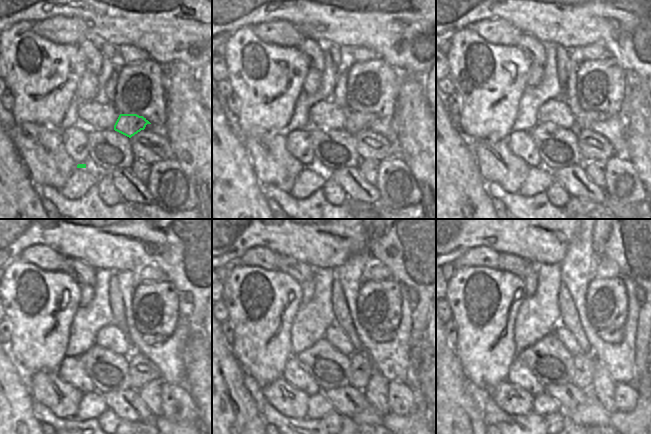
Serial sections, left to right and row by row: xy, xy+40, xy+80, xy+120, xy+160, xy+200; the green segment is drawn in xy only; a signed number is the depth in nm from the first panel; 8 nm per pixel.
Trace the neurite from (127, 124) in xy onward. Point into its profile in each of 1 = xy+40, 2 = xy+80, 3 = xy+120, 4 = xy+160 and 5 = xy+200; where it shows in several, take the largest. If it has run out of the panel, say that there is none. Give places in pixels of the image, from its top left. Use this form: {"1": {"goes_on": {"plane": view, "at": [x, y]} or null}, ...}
{"1": {"goes_on": {"plane": "xy+40", "at": [355, 122]}}, "2": {"goes_on": {"plane": "xy+80", "at": [585, 120]}}, "3": {"goes_on": {"plane": "xy+120", "at": [151, 339]}}, "4": {"goes_on": {"plane": "xy+160", "at": [381, 336]}}, "5": {"goes_on": {"plane": "xy+200", "at": [610, 335]}}}

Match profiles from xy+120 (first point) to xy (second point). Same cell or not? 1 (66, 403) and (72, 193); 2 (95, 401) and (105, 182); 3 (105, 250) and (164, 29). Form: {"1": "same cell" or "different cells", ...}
{"1": "different cells", "2": "different cells", "3": "same cell"}

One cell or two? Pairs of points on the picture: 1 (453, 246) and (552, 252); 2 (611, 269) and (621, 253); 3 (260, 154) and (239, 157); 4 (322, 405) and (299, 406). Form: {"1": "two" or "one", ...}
{"1": "one", "2": "two", "3": "two", "4": "two"}

